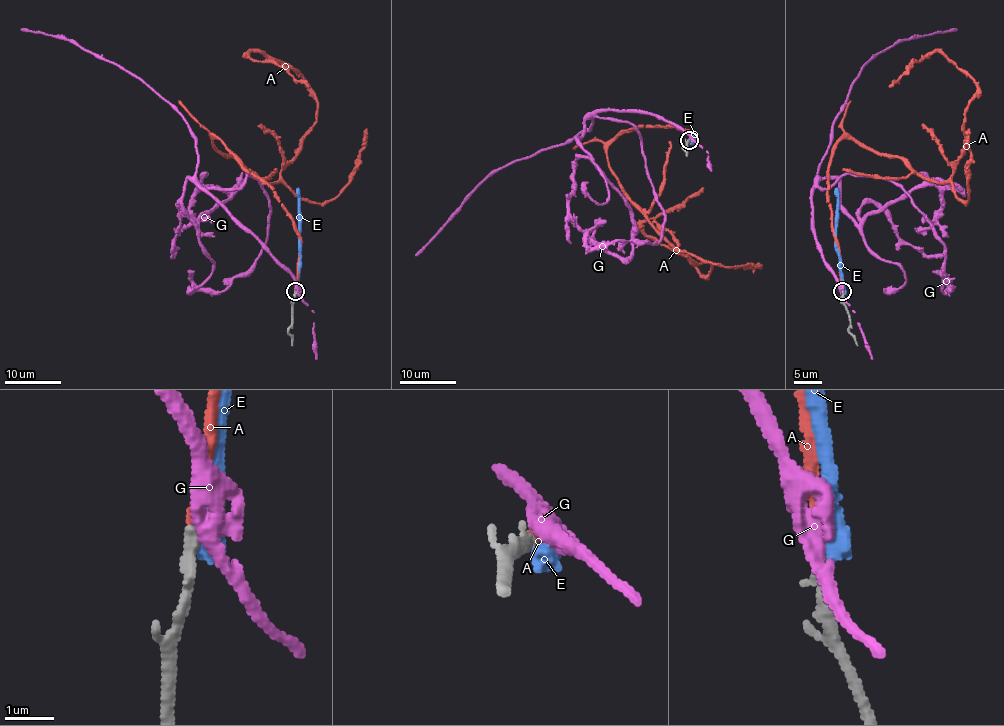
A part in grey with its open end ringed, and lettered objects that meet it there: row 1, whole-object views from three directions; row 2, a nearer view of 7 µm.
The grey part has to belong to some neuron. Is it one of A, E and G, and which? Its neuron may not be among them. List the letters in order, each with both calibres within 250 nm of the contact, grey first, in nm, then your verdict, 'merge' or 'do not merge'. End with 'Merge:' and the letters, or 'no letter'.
A: 240 nm thick on the grey side, 240 nm on the other; merge
E: 280 nm thick on the grey side, 420 nm on the other; do not merge
G: 280 nm thick on the grey side, 360 nm on the other; do not merge
Merge: A

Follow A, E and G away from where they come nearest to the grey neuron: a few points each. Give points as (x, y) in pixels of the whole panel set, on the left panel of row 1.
A: (295, 291), (295, 223), (212, 139), (276, 183), (316, 119), (316, 97), (291, 67), (247, 56), (309, 87)
E: (295, 292), (299, 246), (299, 191), (297, 188)
G: (295, 291), (201, 188), (236, 188), (247, 174), (269, 199), (257, 260), (224, 291), (198, 287), (194, 271)

